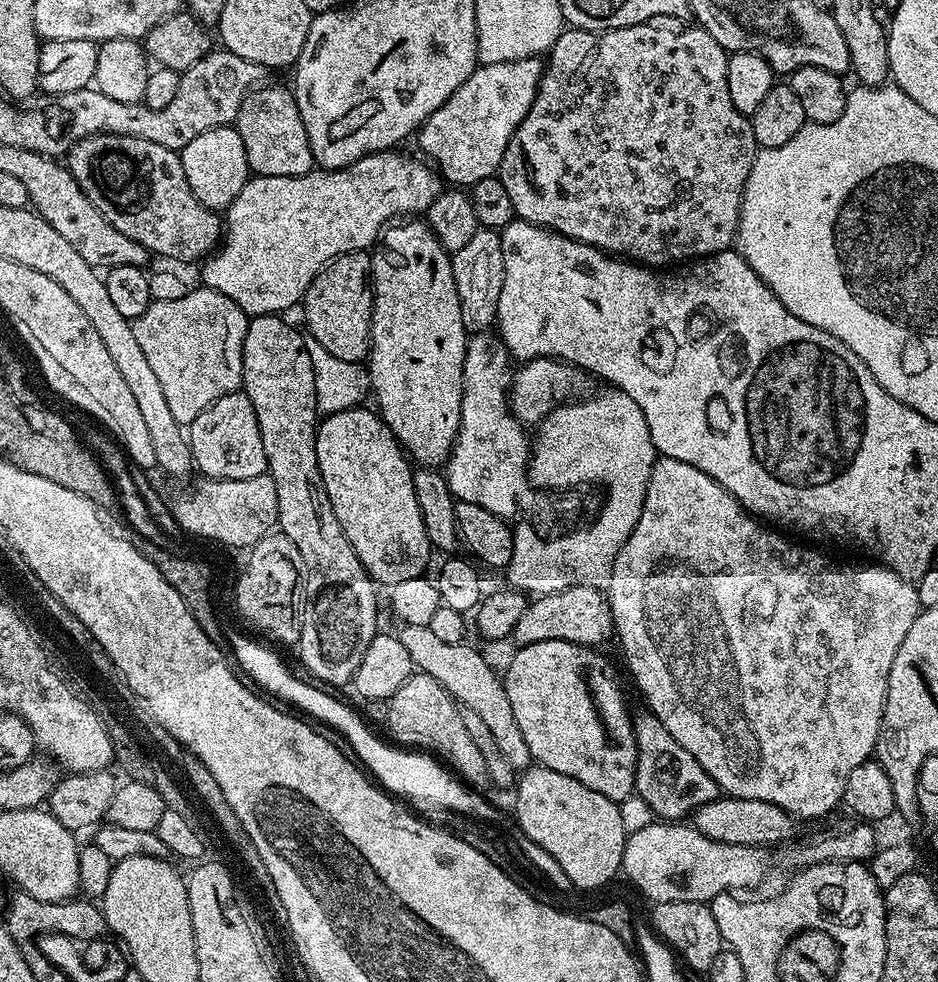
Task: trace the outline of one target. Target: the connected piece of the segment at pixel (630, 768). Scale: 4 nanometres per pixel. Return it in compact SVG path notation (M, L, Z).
M565 640L534 642L515 650L508 669L503 669L502 679L506 698L510 698L514 709L514 722L522 730L522 738L526 738L529 757L539 767L566 774L611 800L619 802L633 795L636 786L634 716L628 713L615 670L599 656L599 651Z

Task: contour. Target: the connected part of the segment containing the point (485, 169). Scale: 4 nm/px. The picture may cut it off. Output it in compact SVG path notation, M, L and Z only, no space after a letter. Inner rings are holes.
M533 58L476 67L470 78L418 129L423 155L442 169L443 179L449 185L471 186L497 175L506 146L513 143L522 118L534 106L544 65L543 59Z

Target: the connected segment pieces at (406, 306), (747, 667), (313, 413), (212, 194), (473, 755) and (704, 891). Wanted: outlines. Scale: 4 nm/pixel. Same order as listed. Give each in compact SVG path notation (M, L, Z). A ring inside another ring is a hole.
M412 218L407 222L396 222L385 228L380 239L371 249L370 255L372 257L372 346L366 361L366 371L370 381L371 395L373 397L376 395L377 405L375 404L375 407L378 409L380 419L384 421L384 425L391 430L401 448L417 465L447 465L448 455L452 453L452 447L460 429L460 403L464 389L464 359L470 339L462 322L462 306L458 302L458 290L454 286L452 257L440 245L440 240L434 235L427 223L420 218Z
M665 456L657 459L652 468L642 514L630 538L626 538L614 558L606 595L614 614L615 639L620 639L628 672L636 679L636 688L648 703L645 704L647 711L666 726L682 750L694 754L698 766L720 785L721 793L738 798L758 798L758 802L770 802L794 818L816 820L841 807L850 773L875 753L884 721L890 666L894 666L898 646L906 642L906 634L910 634L910 626L914 626L914 618L922 611L922 605L916 584L903 580L879 562L871 562L865 568L839 564L812 548L795 544L800 543L795 539L787 538L792 539L749 514L718 481L710 478L710 474L702 474L702 470L686 462Z
M269 314L266 316L253 316L249 319L246 338L242 342L242 391L250 398L250 406L254 406L254 414L258 418L258 430L262 434L262 446L266 450L266 462L268 463L267 475L274 478L278 486L278 528L290 542L298 546L300 564L302 565L302 587L304 590L304 621L300 631L300 660L308 667L308 672L312 676L317 676L319 683L324 686L328 684L351 685L356 677L358 666L362 666L362 654L366 654L366 646L378 635L376 628L376 592L373 581L370 579L367 570L362 566L358 554L350 546L346 534L342 534L342 526L338 526L338 518L334 518L334 510L330 506L330 498L324 489L322 474L318 470L318 454L316 453L316 429L318 427L318 409L316 407L316 391L314 390L314 366L310 362L310 350L306 350L306 336L303 331L291 328L284 321L285 317L280 314Z
M235 126L206 130L206 134L198 134L198 138L181 148L179 153L182 170L186 170L186 182L190 182L194 198L198 198L198 202L207 208L226 210L250 178L246 149Z
M416 670L412 677L388 700L389 716L386 730L397 745L419 750L439 758L461 781L469 786L489 783L486 760L462 722L457 701L430 674Z
M653 822L627 833L622 872L646 899L656 904L708 904L723 892L736 894L739 888L758 887L768 876L772 854L766 848L714 842L688 822Z

